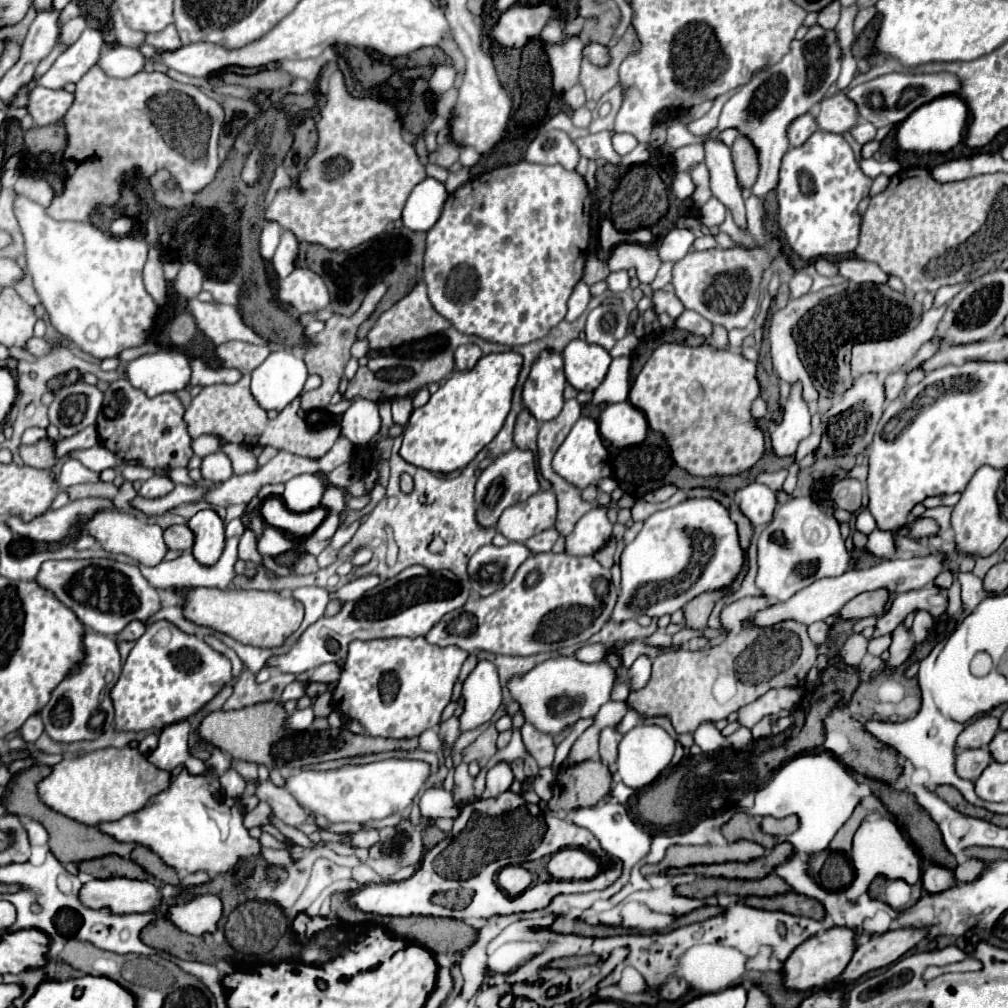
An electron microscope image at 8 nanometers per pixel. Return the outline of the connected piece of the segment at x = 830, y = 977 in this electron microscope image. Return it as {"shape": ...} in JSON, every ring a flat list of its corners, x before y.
{"shape":[[829,928,825,932,819,932,817,936,809,938,801,948,795,948,793,954,785,960,783,974,785,974,785,986,791,990,811,990,821,988,825,984,831,984,841,976,845,966,851,962,855,952,855,932,851,928]]}

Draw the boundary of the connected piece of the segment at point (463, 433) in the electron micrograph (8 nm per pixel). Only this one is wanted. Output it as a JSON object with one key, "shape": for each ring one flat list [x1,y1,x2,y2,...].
{"shape":[[499,352,481,356,473,370,453,372,451,378,431,394,425,406,413,410,403,432,401,456,431,472,455,472,465,468,501,430,511,410,513,388,521,366,521,354]]}

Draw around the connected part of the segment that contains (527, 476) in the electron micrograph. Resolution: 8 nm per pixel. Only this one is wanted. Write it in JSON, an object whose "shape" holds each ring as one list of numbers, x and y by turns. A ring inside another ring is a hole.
{"shape":[[511,448,503,454,499,454,477,478,475,484,475,504,477,504,477,522,485,528,491,528,497,524,501,512,521,500,527,500,539,490,537,482,537,470,535,470,535,456,531,450,519,450]]}

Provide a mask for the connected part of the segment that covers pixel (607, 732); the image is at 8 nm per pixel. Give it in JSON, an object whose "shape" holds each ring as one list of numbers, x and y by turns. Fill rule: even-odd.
{"shape":[[603,728,599,734,599,754,605,764,613,764,617,758,617,746,621,742,621,734,613,728]]}

